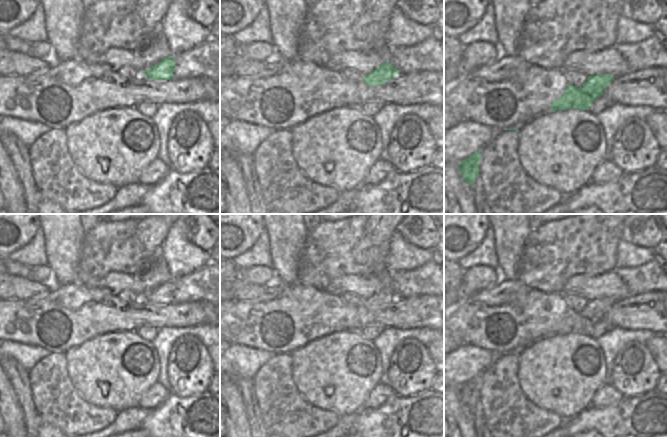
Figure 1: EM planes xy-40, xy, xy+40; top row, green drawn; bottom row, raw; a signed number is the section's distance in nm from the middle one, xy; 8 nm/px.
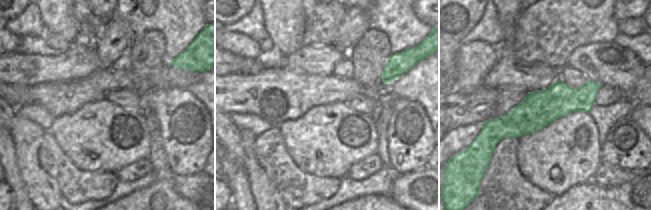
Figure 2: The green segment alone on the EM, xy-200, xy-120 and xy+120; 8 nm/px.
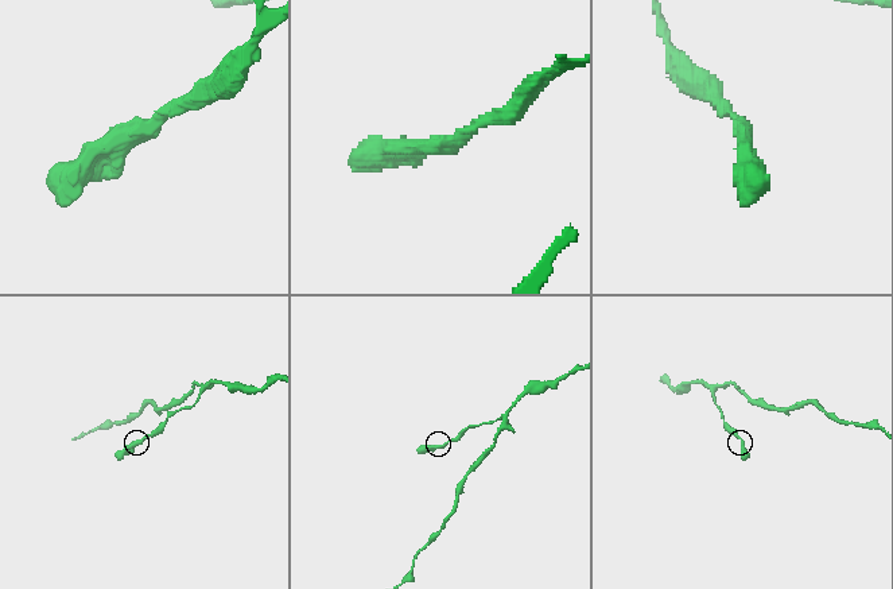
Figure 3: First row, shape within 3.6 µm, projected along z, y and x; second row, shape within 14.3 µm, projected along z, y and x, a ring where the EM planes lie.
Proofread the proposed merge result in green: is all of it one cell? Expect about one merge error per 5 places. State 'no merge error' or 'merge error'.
no merge error

